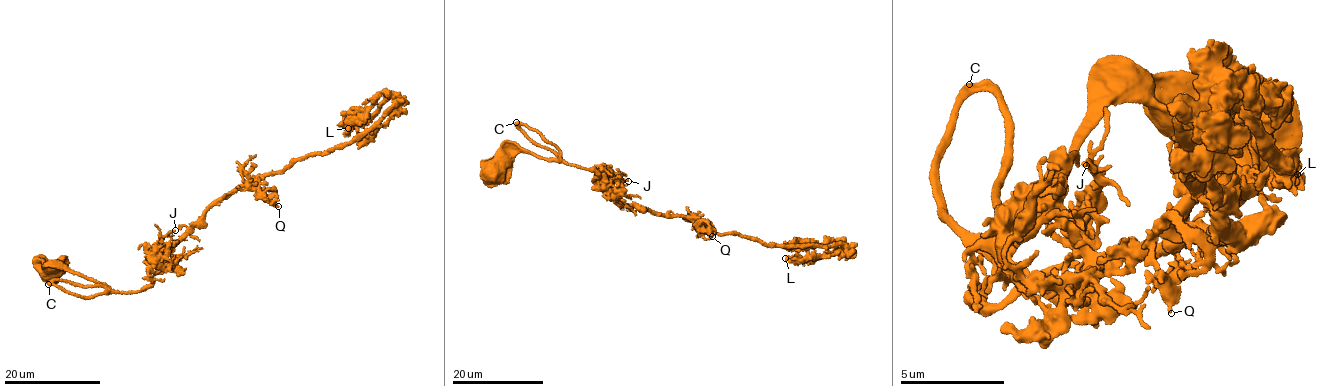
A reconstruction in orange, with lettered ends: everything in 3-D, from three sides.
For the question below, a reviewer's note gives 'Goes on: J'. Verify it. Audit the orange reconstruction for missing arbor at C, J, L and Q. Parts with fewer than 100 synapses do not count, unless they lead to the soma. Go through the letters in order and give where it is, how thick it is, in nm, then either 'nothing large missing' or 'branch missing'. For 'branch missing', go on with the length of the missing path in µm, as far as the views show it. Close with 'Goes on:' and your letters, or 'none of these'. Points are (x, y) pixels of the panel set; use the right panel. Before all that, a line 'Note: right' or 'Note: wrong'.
Note: wrong
C: place (969, 84); calibre 400 nm; nothing large missing
J: place (1086, 165); calibre 180 nm; nothing large missing
L: place (1297, 174); calibre 550 nm; nothing large missing
Q: place (1171, 313); calibre 340 nm; nothing large missing
Goes on: none of these

